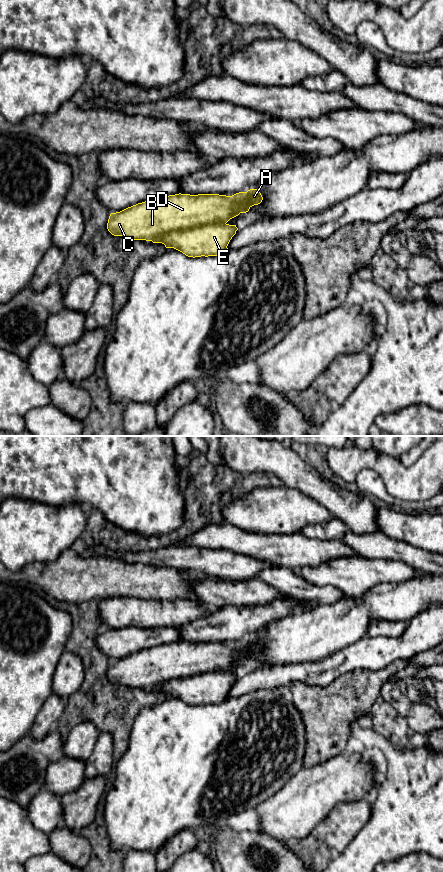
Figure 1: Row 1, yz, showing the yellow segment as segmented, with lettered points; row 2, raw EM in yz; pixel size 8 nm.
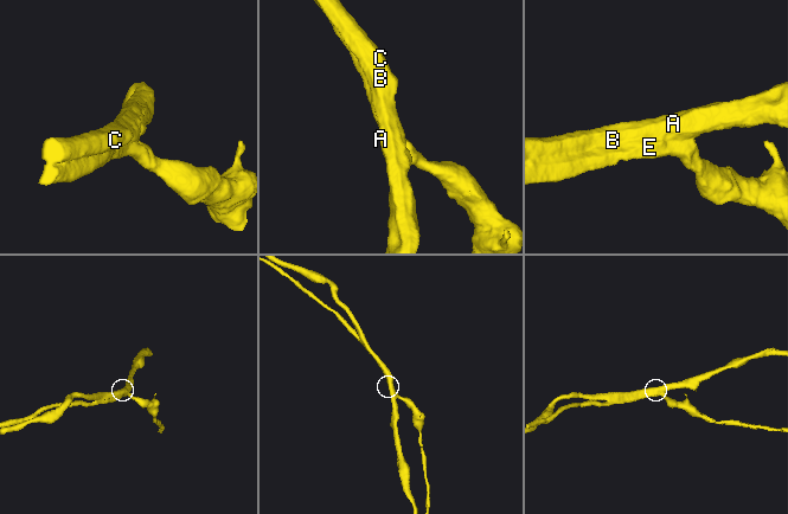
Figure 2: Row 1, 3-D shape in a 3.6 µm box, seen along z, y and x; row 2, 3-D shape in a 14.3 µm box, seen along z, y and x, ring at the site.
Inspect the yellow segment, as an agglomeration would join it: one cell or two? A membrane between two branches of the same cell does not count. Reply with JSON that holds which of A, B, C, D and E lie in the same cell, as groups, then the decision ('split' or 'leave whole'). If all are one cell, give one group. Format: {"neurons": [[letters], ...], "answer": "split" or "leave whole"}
{"neurons": [["A", "B", "C", "D", "E"]], "answer": "leave whole"}

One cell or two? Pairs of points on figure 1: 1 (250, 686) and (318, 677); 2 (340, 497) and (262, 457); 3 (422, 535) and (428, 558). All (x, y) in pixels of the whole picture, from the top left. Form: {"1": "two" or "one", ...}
{"1": "one", "2": "one", "3": "two"}

